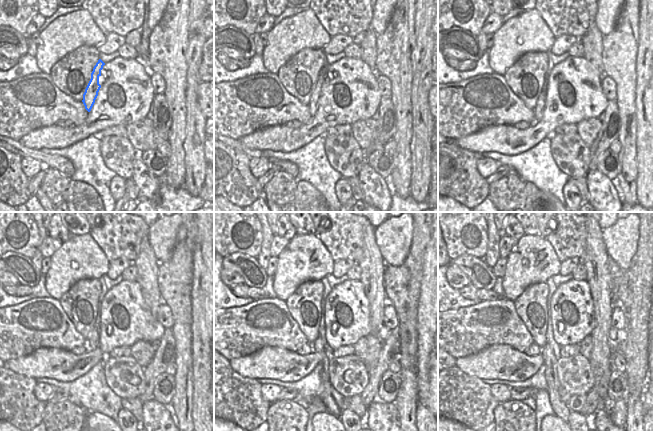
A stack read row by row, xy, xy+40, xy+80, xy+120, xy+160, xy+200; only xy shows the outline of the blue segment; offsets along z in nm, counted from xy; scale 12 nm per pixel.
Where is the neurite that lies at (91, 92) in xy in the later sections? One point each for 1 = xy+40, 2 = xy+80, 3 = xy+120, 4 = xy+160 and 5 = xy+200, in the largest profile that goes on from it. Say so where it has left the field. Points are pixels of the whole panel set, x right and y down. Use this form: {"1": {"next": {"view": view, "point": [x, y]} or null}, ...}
{"1": {"next": {"view": "xy+40", "point": [314, 100]}}, "2": {"next": {"view": "xy+80", "point": [539, 109]}}, "3": {"next": {"view": "xy+120", "point": [92, 340]}}, "4": {"next": {"view": "xy+160", "point": [332, 407]}}, "5": {"next": {"view": "xy+200", "point": [560, 409]}}}

